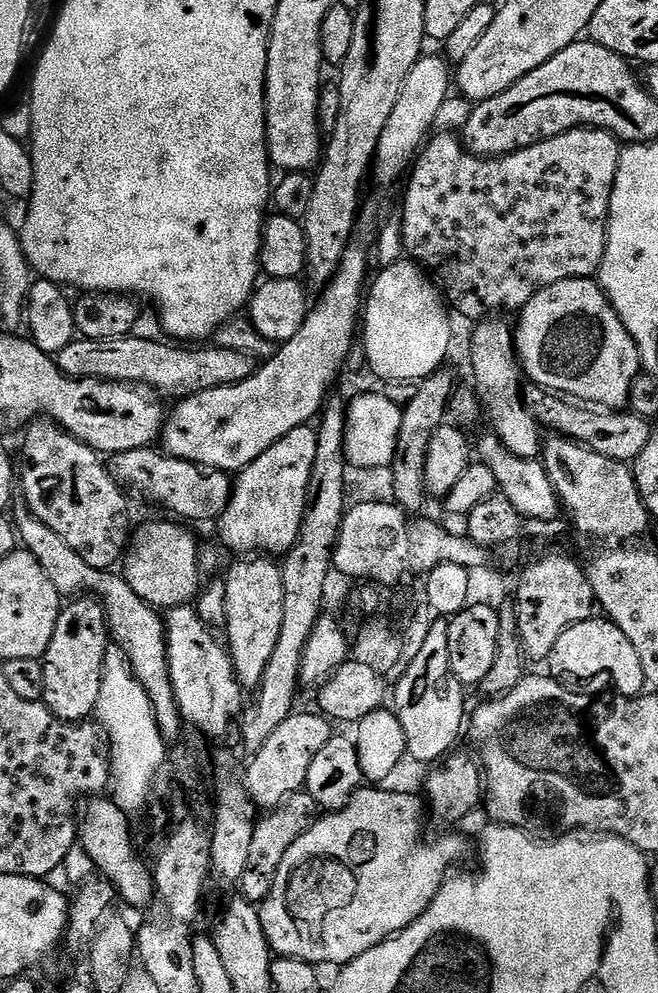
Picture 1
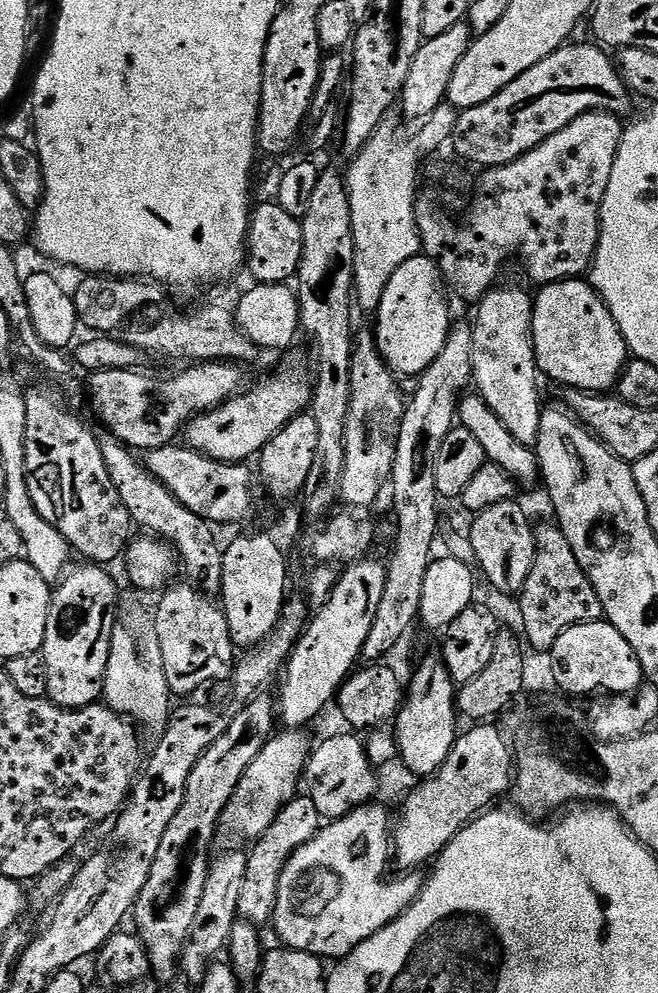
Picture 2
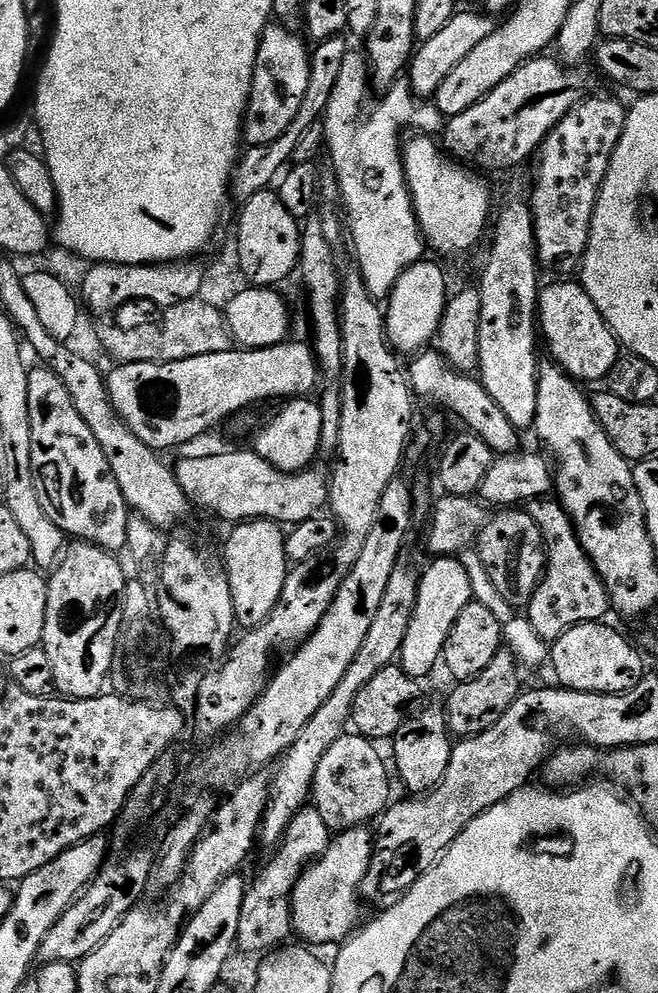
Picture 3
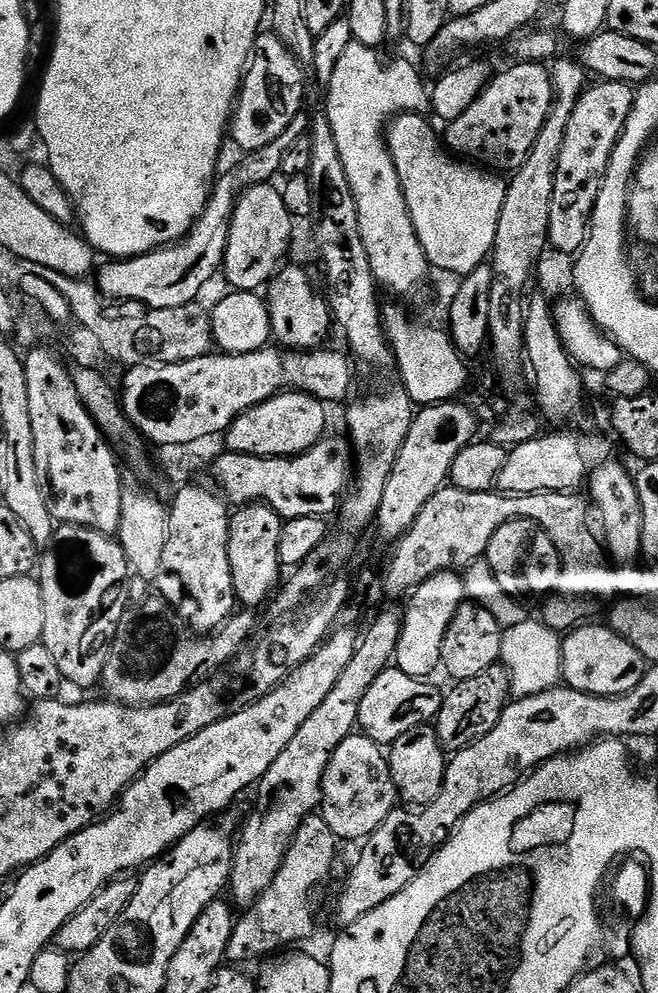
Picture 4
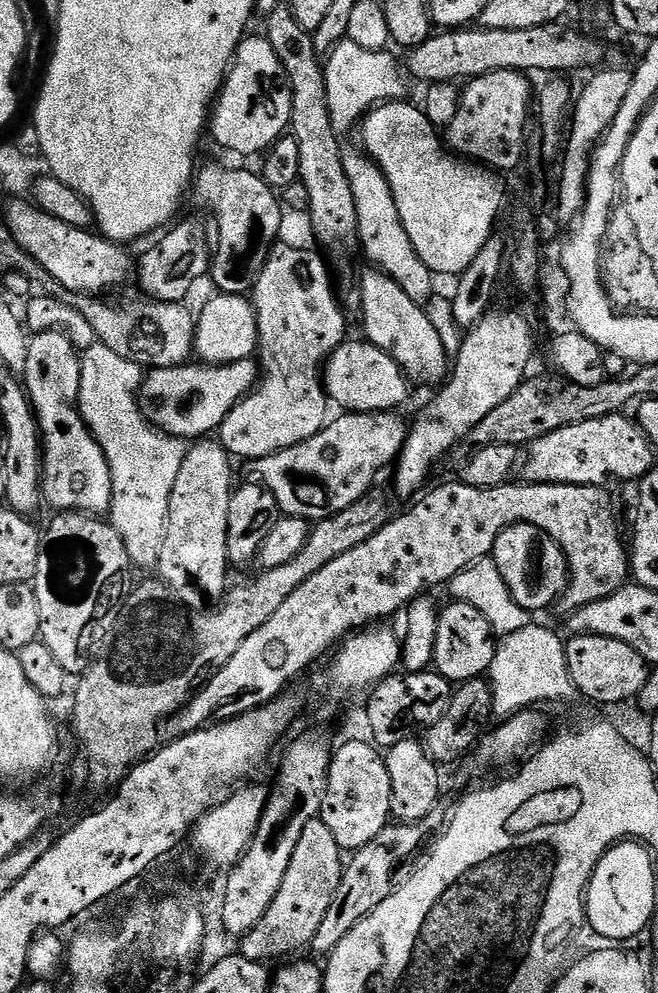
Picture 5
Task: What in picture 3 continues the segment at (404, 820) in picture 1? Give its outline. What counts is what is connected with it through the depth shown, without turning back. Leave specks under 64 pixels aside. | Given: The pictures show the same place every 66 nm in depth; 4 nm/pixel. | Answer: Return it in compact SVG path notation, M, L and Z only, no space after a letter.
M367 827L347 828L345 832L333 835L320 859L312 861L301 873L292 890L292 926L301 941L312 946L336 946L357 931L361 923L361 888L372 861L373 839L373 833Z

